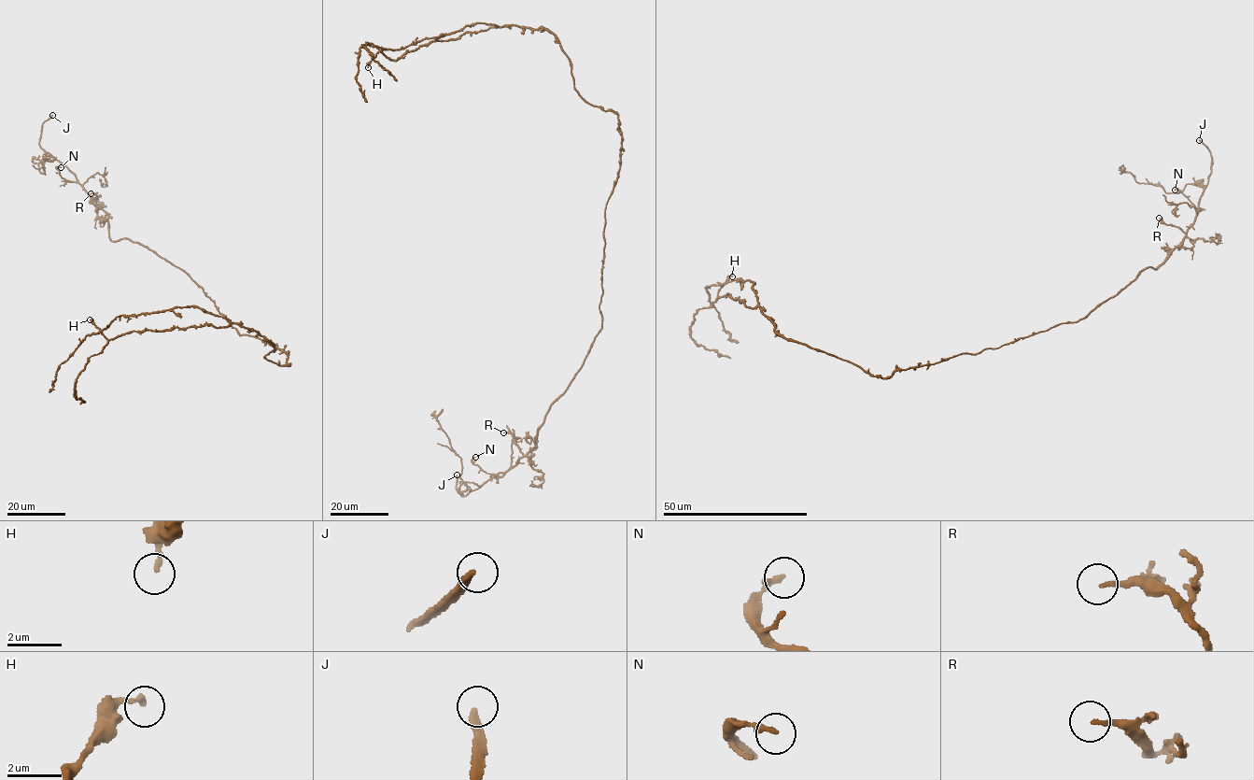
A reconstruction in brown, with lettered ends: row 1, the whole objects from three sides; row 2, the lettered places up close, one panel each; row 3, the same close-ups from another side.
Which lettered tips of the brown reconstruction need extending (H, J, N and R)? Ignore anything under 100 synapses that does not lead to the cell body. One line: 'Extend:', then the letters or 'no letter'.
Extend: J

